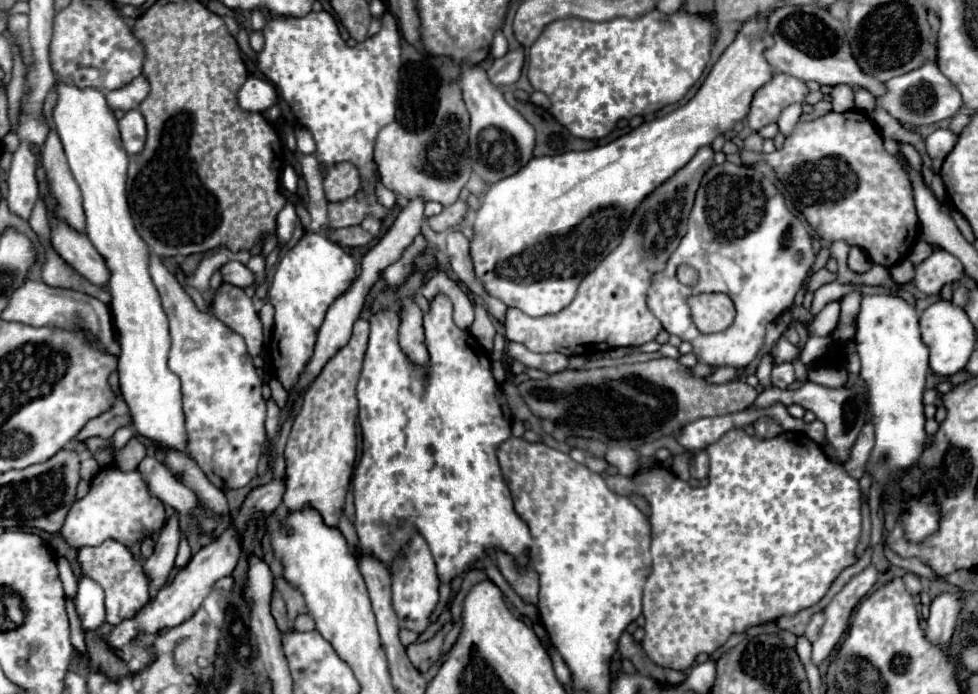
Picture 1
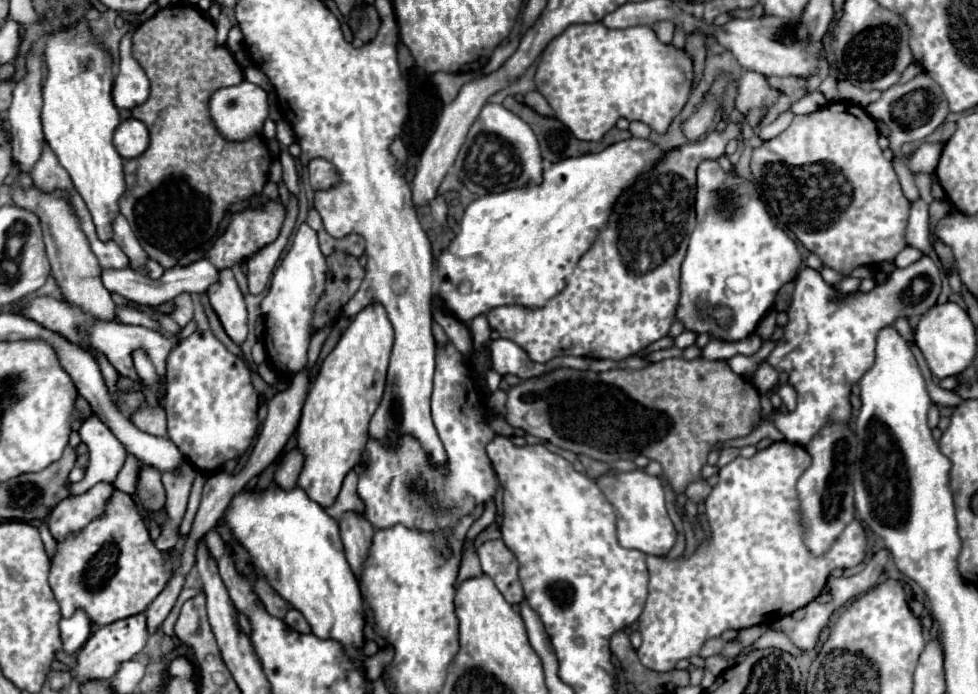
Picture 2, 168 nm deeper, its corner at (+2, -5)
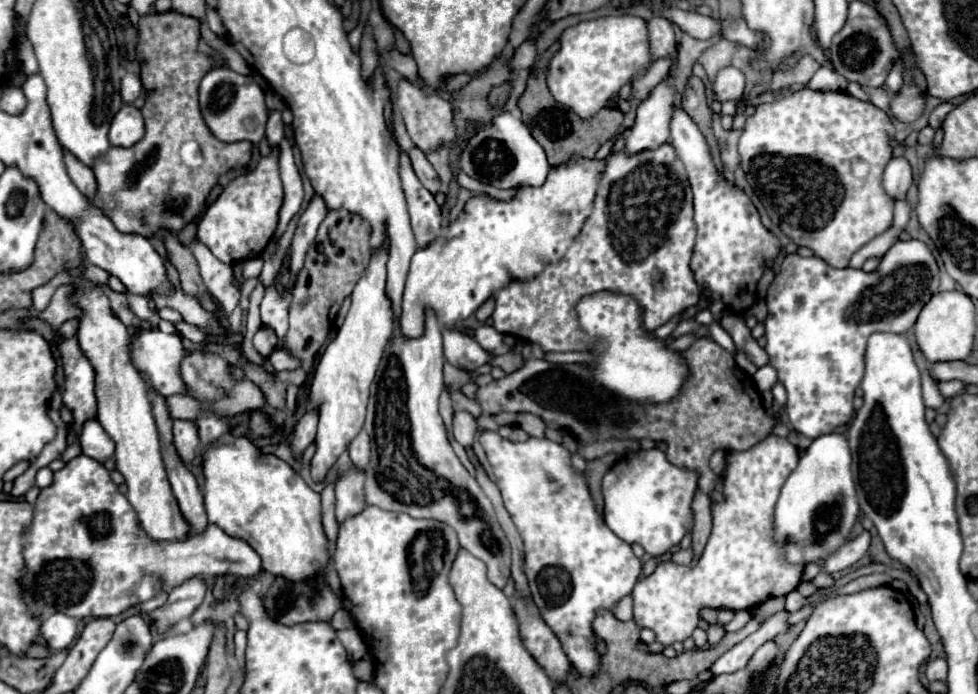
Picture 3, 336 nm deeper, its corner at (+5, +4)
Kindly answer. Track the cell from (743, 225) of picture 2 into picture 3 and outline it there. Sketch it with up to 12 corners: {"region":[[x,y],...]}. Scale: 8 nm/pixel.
{"region":[[673,107],[669,143],[695,197],[699,285],[745,311],[781,251]]}

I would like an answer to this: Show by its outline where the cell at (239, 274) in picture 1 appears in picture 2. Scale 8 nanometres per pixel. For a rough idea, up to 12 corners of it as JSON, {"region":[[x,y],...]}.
{"region":[[210,260],[164,270],[152,280],[102,268],[108,292],[160,306],[182,292],[204,294],[220,278]]}

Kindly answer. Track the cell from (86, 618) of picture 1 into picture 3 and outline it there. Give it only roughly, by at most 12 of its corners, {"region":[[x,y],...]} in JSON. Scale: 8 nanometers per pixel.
{"region":[[55,613],[41,623],[39,635],[51,649],[67,649],[77,619]]}

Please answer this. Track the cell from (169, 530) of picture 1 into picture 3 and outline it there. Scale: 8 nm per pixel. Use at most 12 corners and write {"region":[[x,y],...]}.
{"region":[[175,419],[173,439],[187,465],[199,449],[199,433],[193,421]]}

